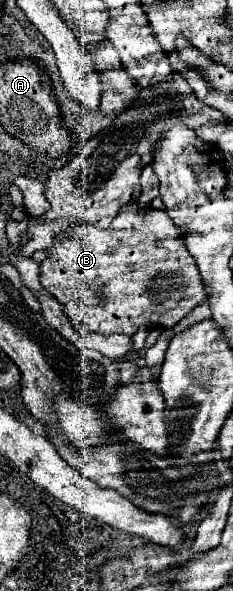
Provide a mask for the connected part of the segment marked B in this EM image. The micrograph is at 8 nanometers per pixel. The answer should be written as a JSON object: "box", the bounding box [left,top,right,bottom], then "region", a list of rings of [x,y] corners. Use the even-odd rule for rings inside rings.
{"box":[39,205,207,335],"region":[[[127,205],[107,229],[75,227],[73,231],[59,233],[55,237],[51,251],[47,251],[47,261],[41,263],[39,281],[63,305],[63,313],[71,319],[71,323],[83,323],[91,333],[133,335],[133,331],[137,331],[141,325],[173,327],[193,307],[197,307],[201,301],[207,299],[207,291],[203,291],[203,281],[199,279],[199,269],[195,267],[195,259],[187,255],[187,247],[182,242],[186,232],[175,227],[163,210],[145,209],[141,205]],[[173,279],[179,281],[177,283],[179,287],[173,291],[175,295],[171,295],[171,289],[167,289],[165,285],[163,289],[159,285],[161,281],[173,281]],[[87,287],[95,291],[93,297],[87,297]]]}

